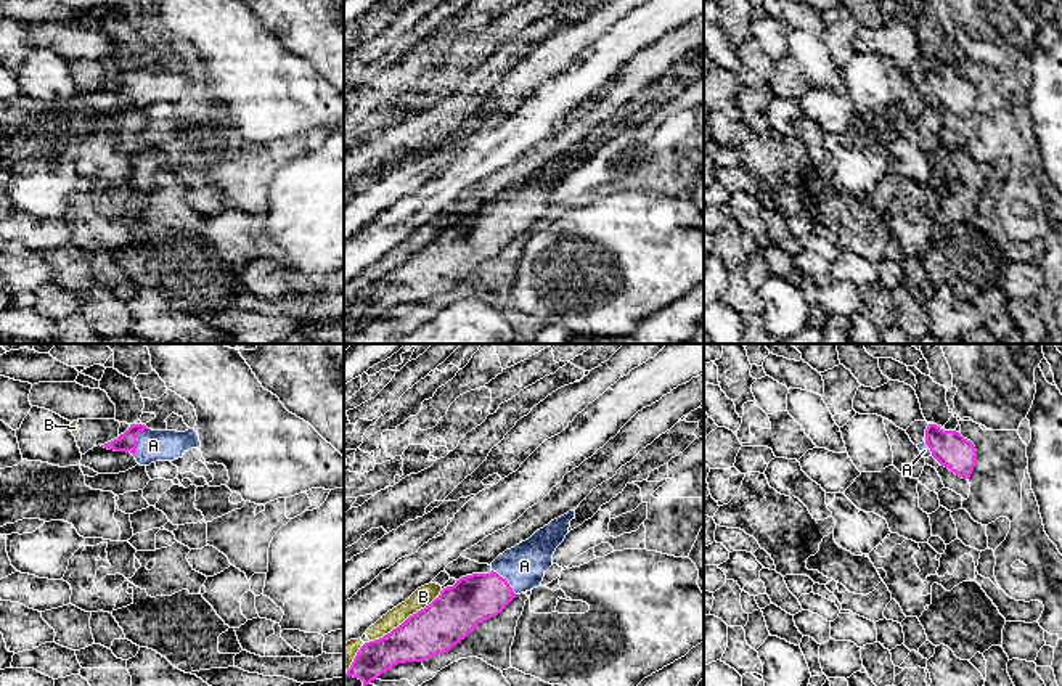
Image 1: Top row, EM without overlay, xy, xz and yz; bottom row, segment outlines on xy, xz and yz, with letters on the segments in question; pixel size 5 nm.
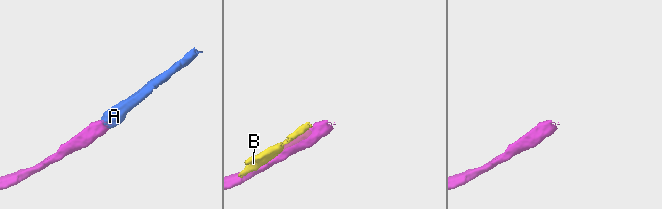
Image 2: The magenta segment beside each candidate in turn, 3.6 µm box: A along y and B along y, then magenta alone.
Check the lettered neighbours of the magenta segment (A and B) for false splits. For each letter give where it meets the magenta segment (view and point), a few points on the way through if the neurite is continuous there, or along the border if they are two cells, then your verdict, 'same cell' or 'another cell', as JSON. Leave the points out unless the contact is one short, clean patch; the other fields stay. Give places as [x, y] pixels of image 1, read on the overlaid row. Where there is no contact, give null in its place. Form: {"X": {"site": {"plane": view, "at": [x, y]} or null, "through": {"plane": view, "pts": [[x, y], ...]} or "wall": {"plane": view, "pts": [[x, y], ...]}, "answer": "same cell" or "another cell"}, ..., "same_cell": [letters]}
{"A": {"site": {"plane": "xy", "at": [137, 440]}, "through": {"plane": "xy", "pts": [[126, 442], [137, 440], [153, 445]]}, "answer": "same cell"}, "B": {"site": {"plane": "xz", "at": [407, 619]}, "answer": "another cell"}, "same_cell": ["A"]}

